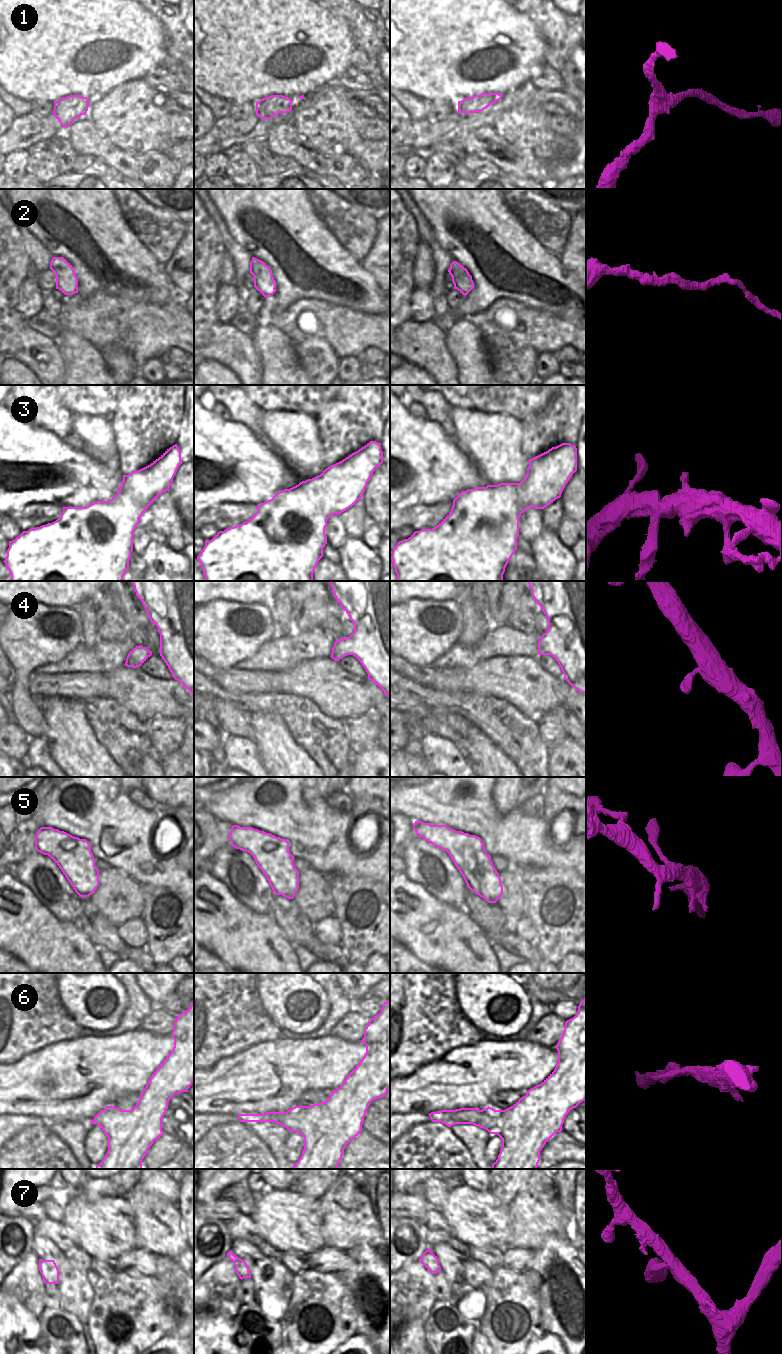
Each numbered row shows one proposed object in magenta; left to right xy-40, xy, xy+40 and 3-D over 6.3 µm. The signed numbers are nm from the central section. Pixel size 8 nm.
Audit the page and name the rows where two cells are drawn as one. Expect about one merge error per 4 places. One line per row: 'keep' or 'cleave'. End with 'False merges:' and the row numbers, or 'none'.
1: keep
2: keep
3: keep
4: keep
5: keep
6: keep
7: keep
False merges: none

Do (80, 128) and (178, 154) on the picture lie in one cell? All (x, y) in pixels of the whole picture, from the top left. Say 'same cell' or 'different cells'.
different cells

